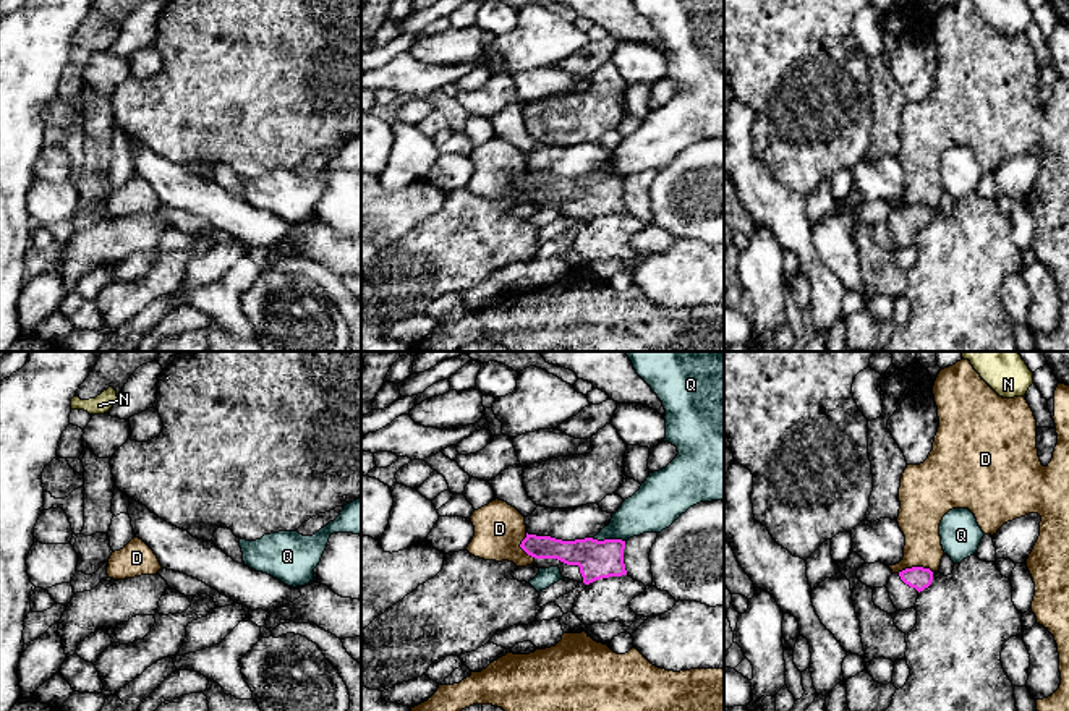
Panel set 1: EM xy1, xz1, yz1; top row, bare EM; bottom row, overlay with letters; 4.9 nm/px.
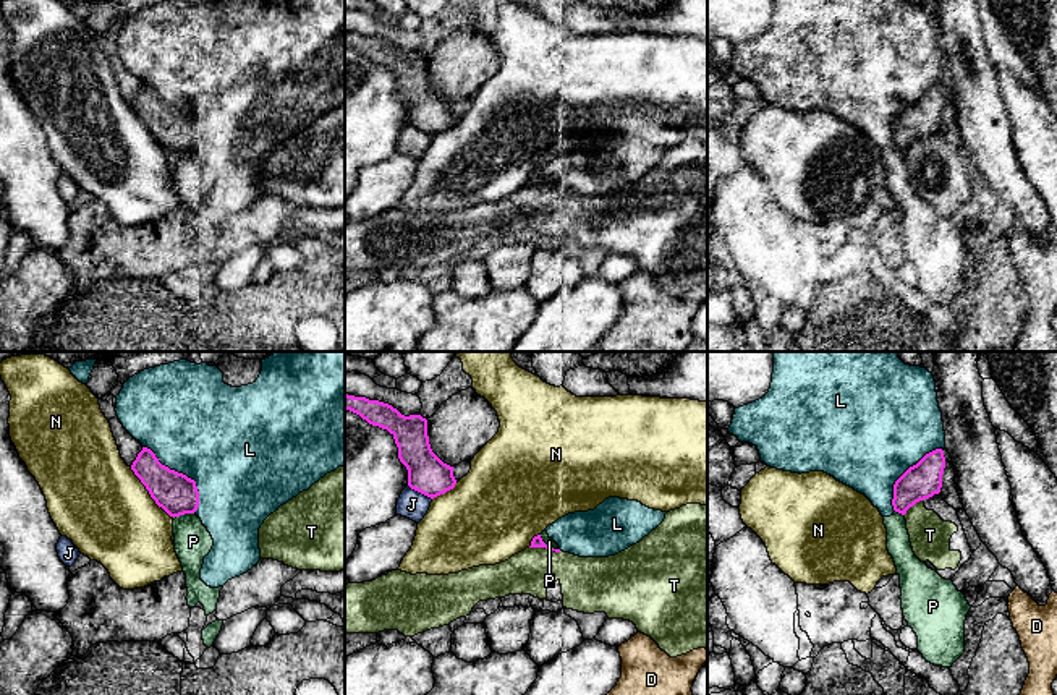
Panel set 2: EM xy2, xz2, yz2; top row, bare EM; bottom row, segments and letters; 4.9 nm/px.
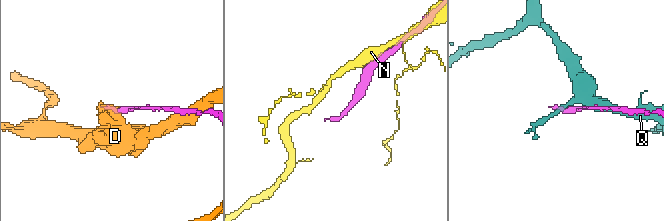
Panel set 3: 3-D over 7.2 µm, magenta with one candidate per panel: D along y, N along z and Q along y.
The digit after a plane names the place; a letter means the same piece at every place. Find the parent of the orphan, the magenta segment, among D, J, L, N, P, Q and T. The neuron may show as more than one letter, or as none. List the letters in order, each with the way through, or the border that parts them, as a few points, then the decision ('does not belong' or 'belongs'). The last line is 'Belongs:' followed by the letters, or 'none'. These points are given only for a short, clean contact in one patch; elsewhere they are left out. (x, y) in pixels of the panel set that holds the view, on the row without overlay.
D: border along yz1 (932, 208), (907, 204), (898, 209); does not belong
J: does not belong
L: does not belong
N: does not belong
P: does not belong
Q: border along xz1 (591, 175), (624, 178); does not belong
T: does not belong
Belongs: none

